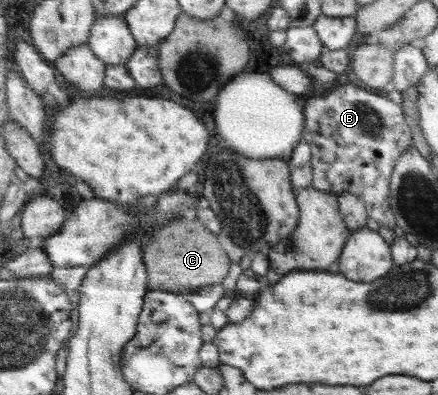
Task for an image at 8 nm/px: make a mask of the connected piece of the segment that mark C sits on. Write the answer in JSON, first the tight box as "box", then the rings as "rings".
{"box":[143,218,232,295],"rings":[[[199,218],[172,219],[160,227],[153,238],[154,242],[143,251],[150,288],[186,295],[203,286],[221,283],[228,276],[232,260],[218,244],[216,234],[212,234]]]}

